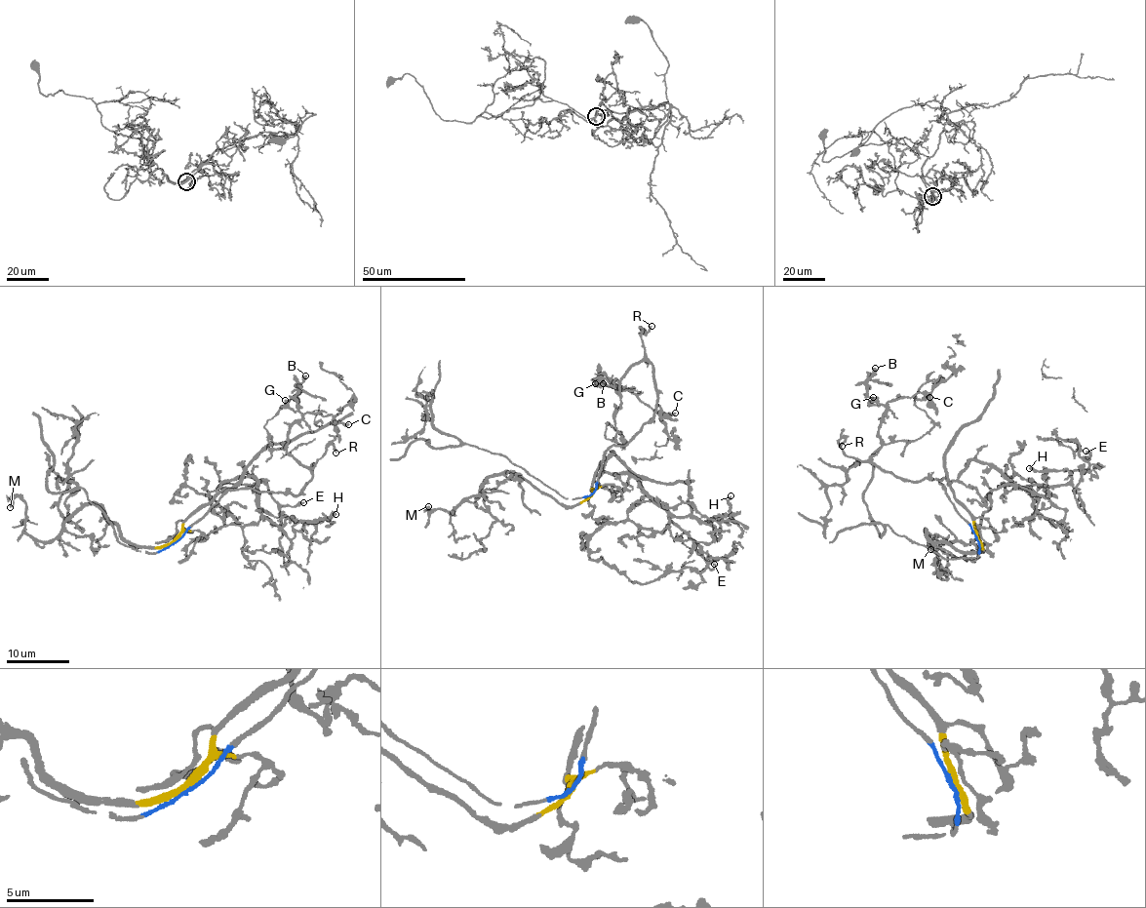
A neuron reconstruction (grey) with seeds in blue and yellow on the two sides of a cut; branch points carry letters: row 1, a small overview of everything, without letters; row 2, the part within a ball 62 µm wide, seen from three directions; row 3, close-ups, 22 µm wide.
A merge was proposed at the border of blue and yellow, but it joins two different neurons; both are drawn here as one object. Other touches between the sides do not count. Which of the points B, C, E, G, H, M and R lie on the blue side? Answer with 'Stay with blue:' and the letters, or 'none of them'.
Stay with blue: B, C, G, R

